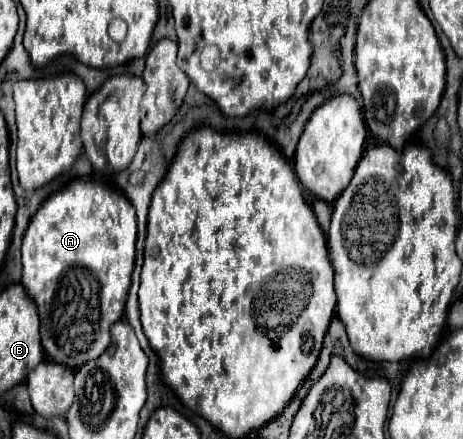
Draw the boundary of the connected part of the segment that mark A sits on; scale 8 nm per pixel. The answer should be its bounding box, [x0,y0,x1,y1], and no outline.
[21,178,137,369]

